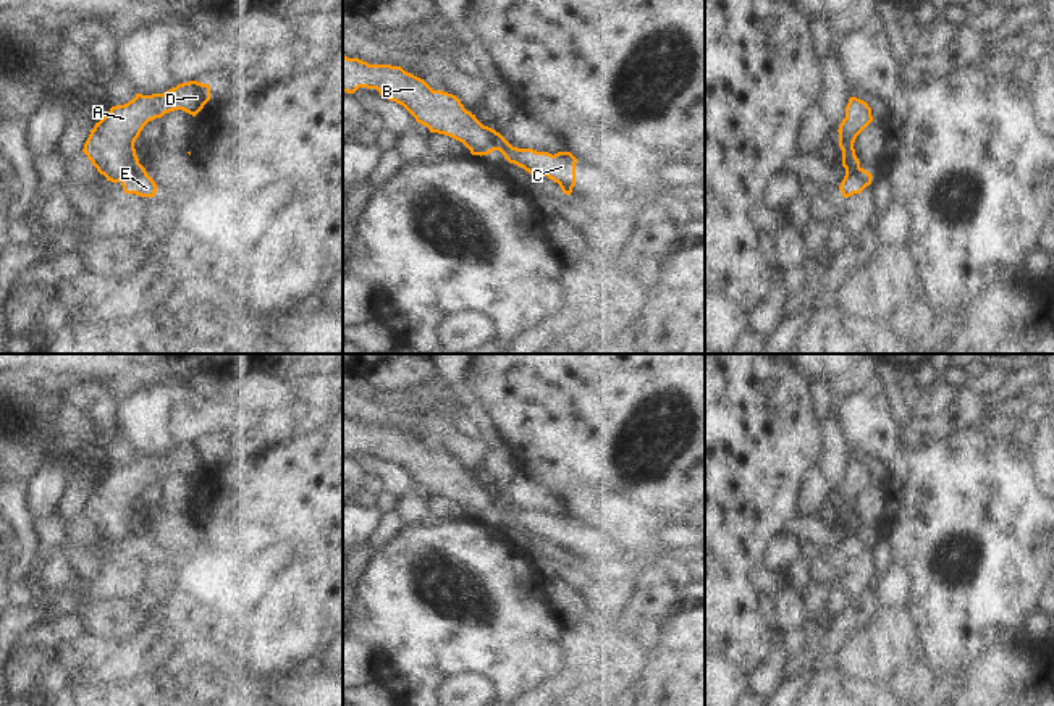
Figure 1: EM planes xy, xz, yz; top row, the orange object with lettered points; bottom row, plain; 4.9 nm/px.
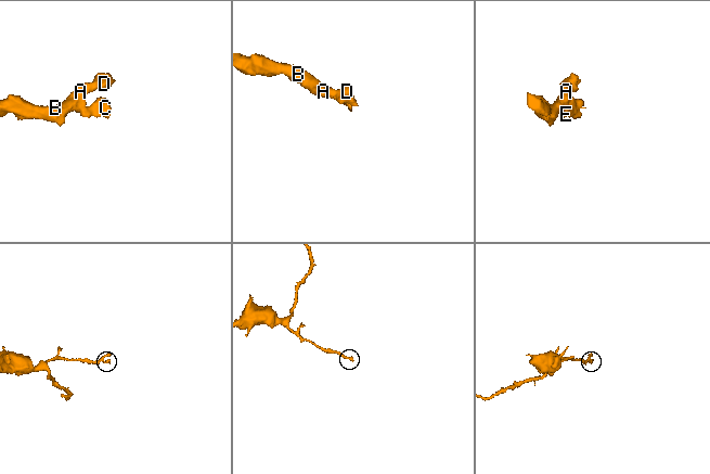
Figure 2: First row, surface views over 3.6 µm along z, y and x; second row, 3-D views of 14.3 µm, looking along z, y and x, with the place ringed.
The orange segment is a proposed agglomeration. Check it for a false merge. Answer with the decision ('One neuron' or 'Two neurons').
Two neurons.

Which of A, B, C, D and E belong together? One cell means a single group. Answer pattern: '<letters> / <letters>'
A B D / C E

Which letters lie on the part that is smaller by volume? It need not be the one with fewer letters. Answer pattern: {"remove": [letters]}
{"remove": ["C", "E"]}

